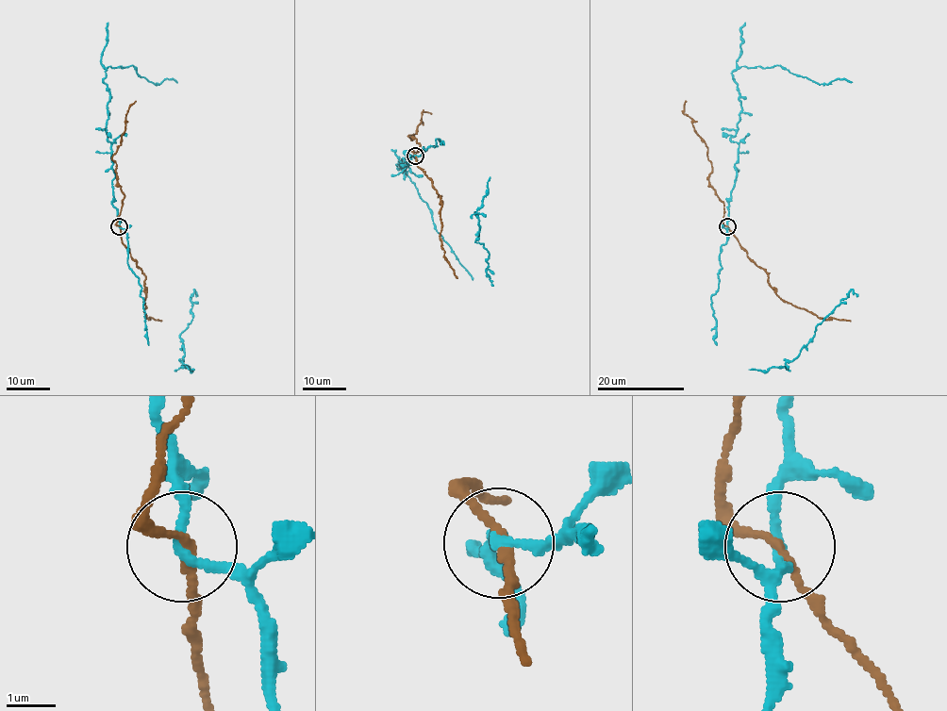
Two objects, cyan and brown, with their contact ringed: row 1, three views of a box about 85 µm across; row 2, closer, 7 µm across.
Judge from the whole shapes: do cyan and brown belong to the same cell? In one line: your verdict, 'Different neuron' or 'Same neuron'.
Different neuron

